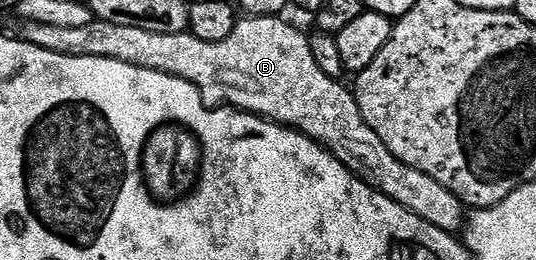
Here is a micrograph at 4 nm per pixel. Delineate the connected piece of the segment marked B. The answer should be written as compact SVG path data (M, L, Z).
M250 17L240 18L239 23L225 37L225 41L201 41L189 33L149 33L149 29L133 29L129 25L113 25L109 21L95 18L89 25L81 25L74 29L67 26L41 25L40 23L20 22L17 31L18 38L29 45L37 45L46 51L61 53L69 57L101 57L128 63L141 69L153 69L157 73L172 75L178 79L189 81L198 87L204 100L210 106L217 108L224 105L241 111L250 111L252 115L259 115L263 119L270 119L272 123L282 123L293 131L300 131L307 135L314 143L320 143L326 151L337 157L353 172L358 179L382 195L387 195L409 213L417 213L429 225L442 231L459 233L465 227L465 205L445 185L433 181L429 173L421 173L421 169L413 169L405 165L405 161L397 161L393 153L369 129L365 117L361 117L361 109L357 105L352 88L342 87L344 84L338 79L329 77L317 65L313 58L310 38L302 35L295 27L290 27L283 17Z

